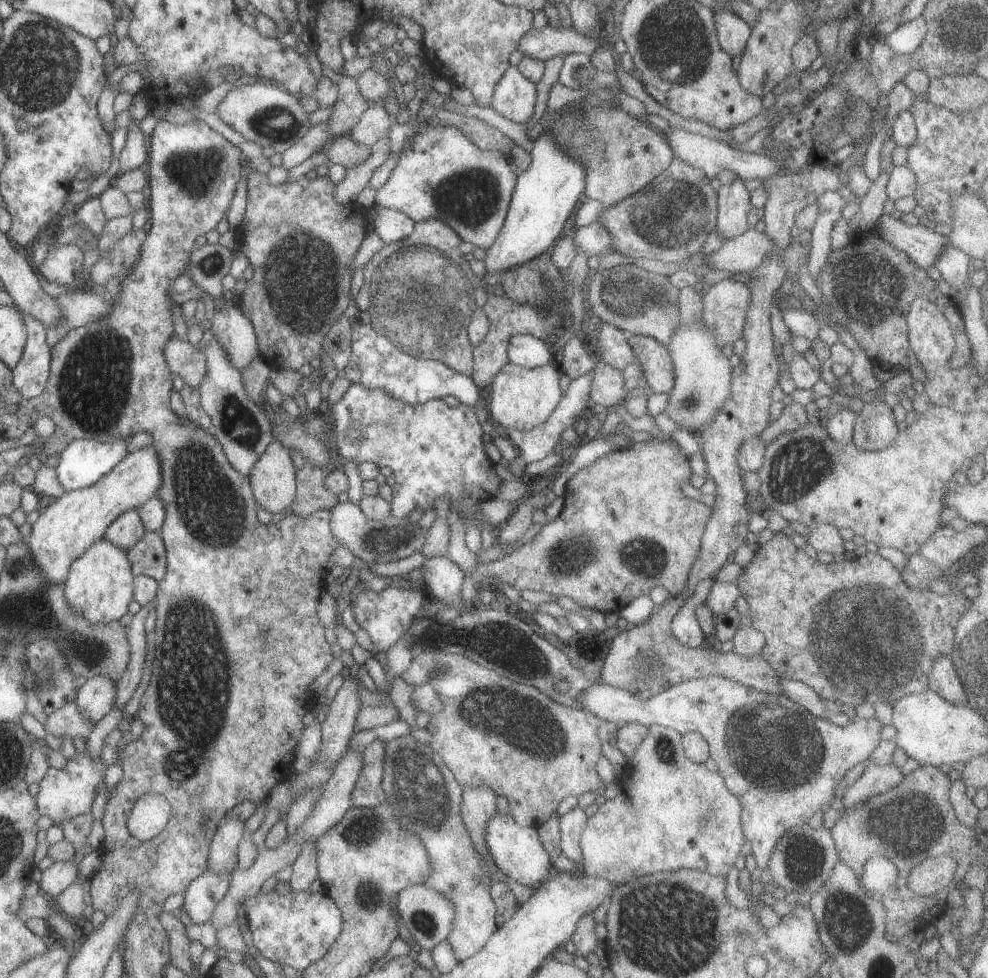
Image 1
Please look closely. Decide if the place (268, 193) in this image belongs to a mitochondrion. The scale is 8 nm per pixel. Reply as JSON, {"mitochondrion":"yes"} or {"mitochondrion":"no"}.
{"mitochondrion":"no"}

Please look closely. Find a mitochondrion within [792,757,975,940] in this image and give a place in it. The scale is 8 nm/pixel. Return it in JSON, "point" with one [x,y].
{"point":[902,825]}

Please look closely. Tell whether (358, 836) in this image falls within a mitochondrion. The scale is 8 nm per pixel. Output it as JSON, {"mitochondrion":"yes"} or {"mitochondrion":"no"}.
{"mitochondrion":"yes"}

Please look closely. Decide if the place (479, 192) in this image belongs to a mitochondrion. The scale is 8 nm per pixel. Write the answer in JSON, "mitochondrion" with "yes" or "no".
{"mitochondrion":"yes"}

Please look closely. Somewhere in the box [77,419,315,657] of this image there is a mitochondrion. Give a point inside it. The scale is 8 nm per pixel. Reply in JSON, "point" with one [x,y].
{"point":[205,494]}

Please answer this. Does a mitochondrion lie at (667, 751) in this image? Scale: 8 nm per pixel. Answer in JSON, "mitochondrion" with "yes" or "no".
{"mitochondrion":"yes"}

